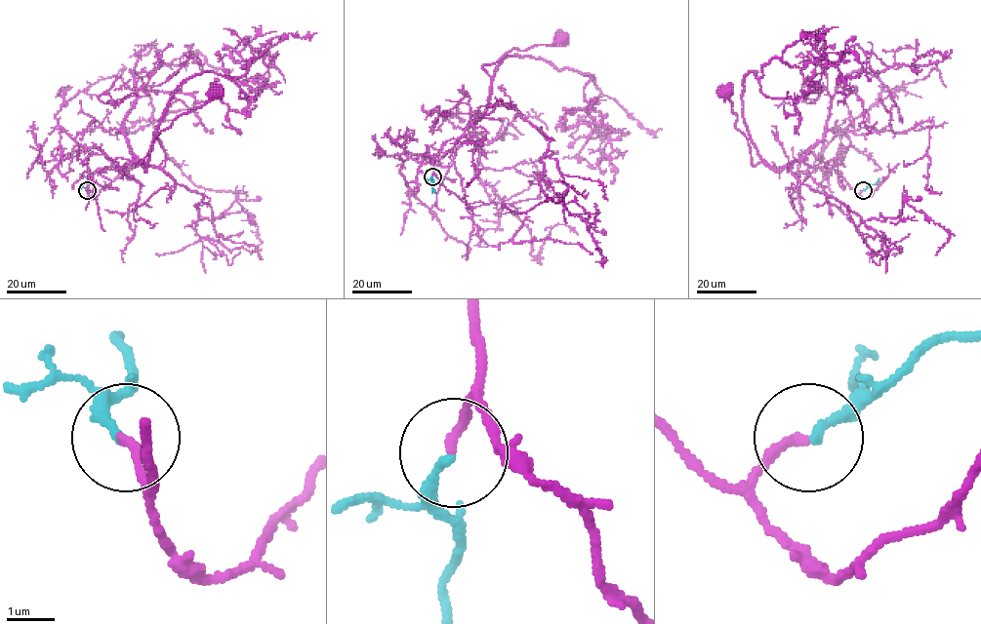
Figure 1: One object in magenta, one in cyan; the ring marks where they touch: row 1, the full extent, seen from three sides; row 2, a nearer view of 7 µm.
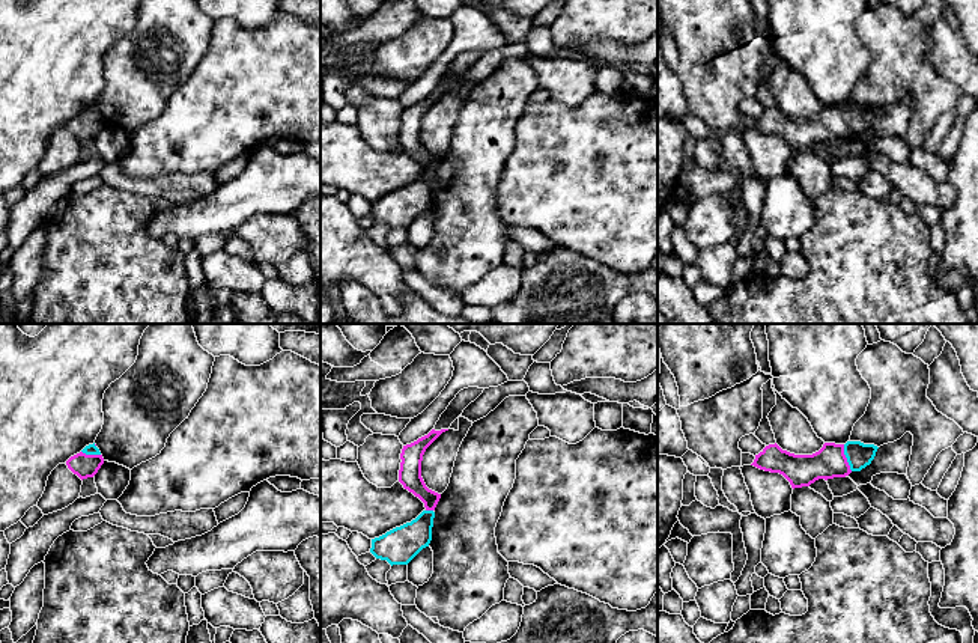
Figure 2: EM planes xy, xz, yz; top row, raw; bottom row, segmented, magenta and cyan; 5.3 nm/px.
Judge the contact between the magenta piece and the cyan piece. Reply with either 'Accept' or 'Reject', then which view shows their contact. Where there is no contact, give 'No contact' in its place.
Accept. Touches magenta in yz

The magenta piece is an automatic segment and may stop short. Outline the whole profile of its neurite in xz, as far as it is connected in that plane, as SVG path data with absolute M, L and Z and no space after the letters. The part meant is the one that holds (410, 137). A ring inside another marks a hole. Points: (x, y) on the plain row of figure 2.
M432 92L427 98L403 108L400 116L399 145L424 166L424 173L411 185L372 202L370 215L393 227L408 227L432 203L435 170L441 157L429 152L421 140L421 123L426 111L448 92Z

